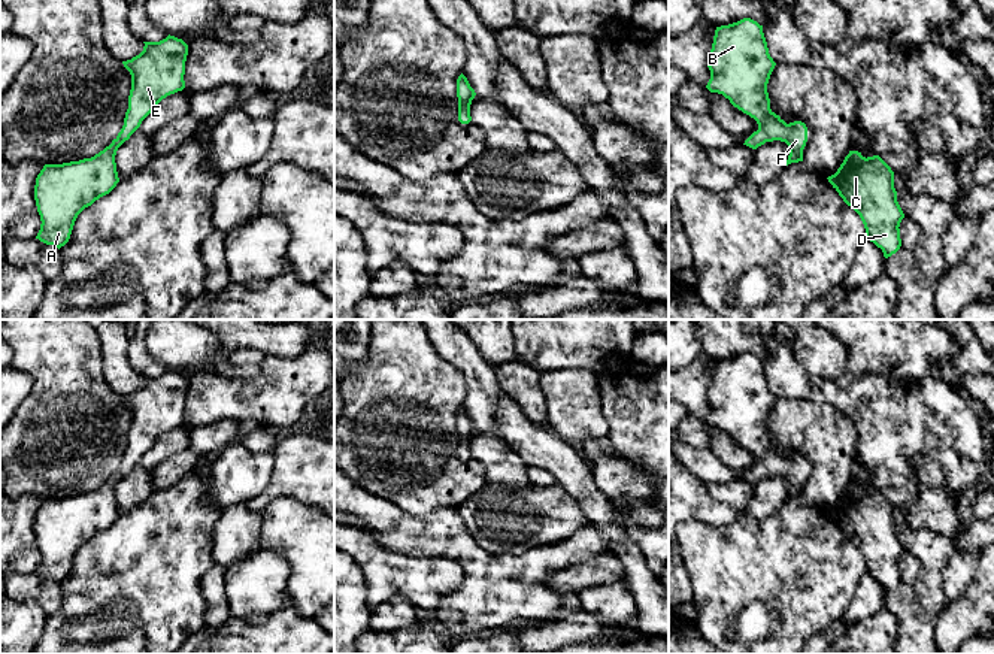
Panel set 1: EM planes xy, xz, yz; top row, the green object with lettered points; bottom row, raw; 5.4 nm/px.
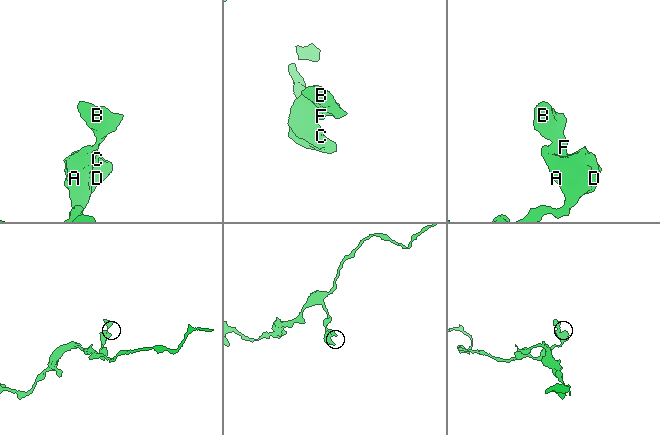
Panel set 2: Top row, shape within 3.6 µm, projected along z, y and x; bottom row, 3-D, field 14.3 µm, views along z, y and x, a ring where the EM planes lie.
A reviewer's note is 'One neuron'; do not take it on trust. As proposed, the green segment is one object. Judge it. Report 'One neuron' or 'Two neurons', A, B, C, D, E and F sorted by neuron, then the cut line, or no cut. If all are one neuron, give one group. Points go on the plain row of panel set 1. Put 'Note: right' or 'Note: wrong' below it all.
One neuron. Groups: A B C D E F. No split
Note: right

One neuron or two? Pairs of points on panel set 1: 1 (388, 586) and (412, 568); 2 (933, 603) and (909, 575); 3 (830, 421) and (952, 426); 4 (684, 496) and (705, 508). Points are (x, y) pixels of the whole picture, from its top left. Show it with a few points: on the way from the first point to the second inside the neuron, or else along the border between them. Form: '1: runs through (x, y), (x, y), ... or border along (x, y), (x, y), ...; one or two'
1: runs through (394, 580), (406, 574); one
2: border along (905, 550), (920, 563), (915, 598), (932, 612); two
3: border along (821, 403), (839, 409), (851, 421), (857, 451); two
4: runs through (688, 499), (700, 505); one

